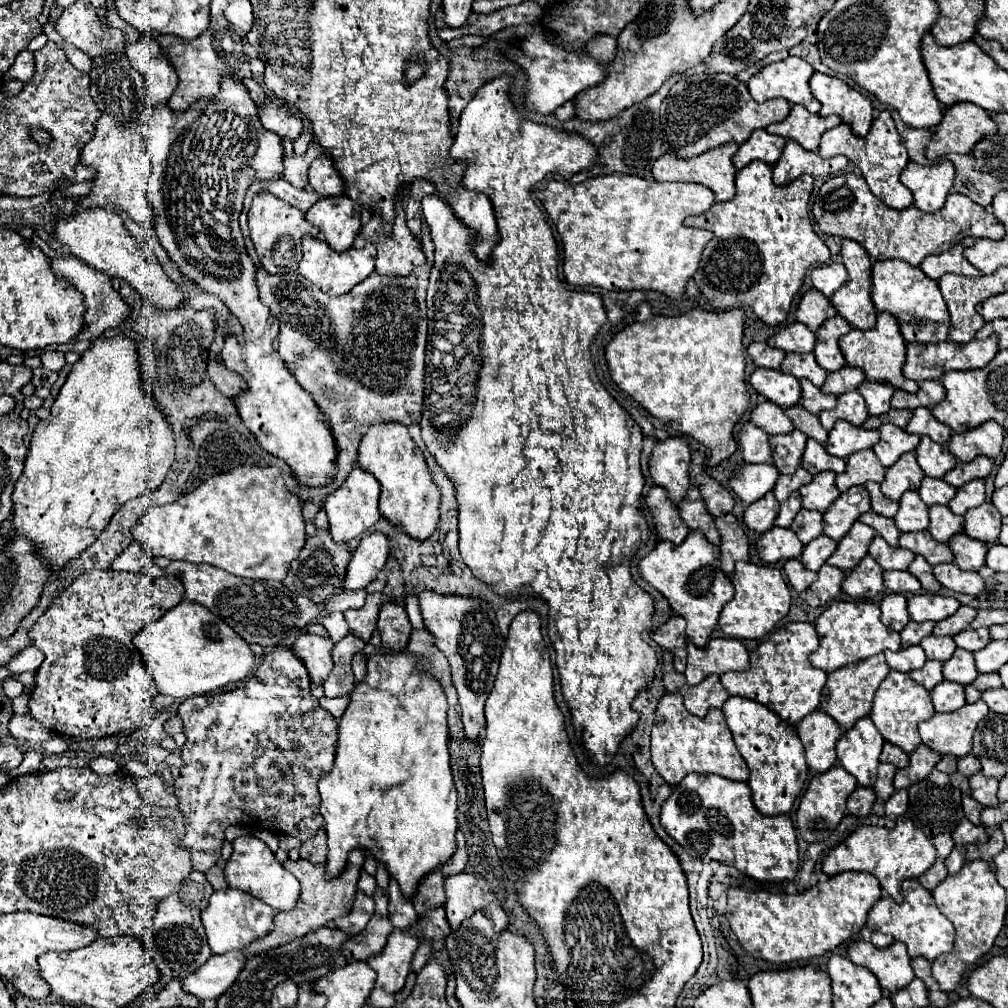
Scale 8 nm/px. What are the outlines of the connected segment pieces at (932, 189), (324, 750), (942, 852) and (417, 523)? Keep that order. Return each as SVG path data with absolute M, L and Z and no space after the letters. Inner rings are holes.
M948 160L934 166L920 166L910 162L902 170L900 180L912 192L914 206L918 210L936 212L942 208L954 184L954 166Z
M280 646L266 652L254 676L234 690L210 692L184 700L178 708L178 716L184 722L184 734L188 740L180 750L184 764L180 768L180 778L174 782L174 796L184 814L186 834L182 844L192 854L194 870L206 872L218 862L224 844L224 830L232 824L290 834L302 842L312 838L324 826L324 818L318 810L318 780L332 770L338 722L328 710L320 708L318 700L312 696L304 662L292 648Z
M938 834L938 836L934 838L934 846L936 846L936 850L938 850L938 858L944 860L944 858L948 858L948 854L952 852L954 840L950 838L950 834Z
M392 422L368 428L358 448L358 466L370 472L380 482L378 508L382 516L410 538L418 542L428 540L438 524L440 494L434 480L430 478L424 456L408 436L408 430L402 424Z

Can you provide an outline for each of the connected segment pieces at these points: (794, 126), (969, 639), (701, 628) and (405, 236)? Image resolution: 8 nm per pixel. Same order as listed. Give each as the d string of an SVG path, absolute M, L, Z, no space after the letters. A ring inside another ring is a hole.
M792 106L788 118L782 122L770 124L766 128L766 132L782 136L786 140L796 140L804 150L816 152L818 144L820 144L820 136L826 130L838 126L840 122L842 120L838 116L822 118L818 114L810 114L804 106Z
M966 628L954 636L954 642L958 648L964 648L968 652L976 652L990 642L990 634L988 634L988 628L980 628L980 630Z
M688 532L686 540L680 546L658 542L656 548L638 562L640 576L668 600L670 608L676 614L686 620L686 636L698 648L704 648L704 644L710 640L724 604L730 602L734 596L734 586L728 576L720 572L718 560L718 546L708 544L708 540L700 536L700 532Z
M402 202L396 206L396 220L392 228L392 236L384 236L380 228L380 216L372 214L372 220L362 226L360 234L354 240L354 248L362 248L362 242L372 242L378 250L376 272L382 276L408 276L414 266L424 264L422 244L416 242L406 226L406 216Z

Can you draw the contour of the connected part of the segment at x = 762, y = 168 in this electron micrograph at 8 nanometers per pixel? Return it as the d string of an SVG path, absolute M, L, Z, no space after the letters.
M752 162L738 170L736 174L736 196L728 202L716 202L712 208L700 216L690 216L684 220L686 226L696 226L714 232L714 238L706 244L700 268L692 276L698 290L706 296L708 304L714 310L726 310L736 304L752 308L752 312L768 326L778 326L786 320L790 304L798 294L806 270L810 266L828 264L830 250L822 238L814 232L812 220L808 214L808 200L812 194L812 176L800 176L792 184L778 188L772 182L772 168L764 162Z

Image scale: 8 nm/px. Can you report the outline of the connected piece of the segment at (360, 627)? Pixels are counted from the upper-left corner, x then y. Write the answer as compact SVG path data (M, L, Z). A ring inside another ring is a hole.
M380 592L368 594L366 604L358 610L346 610L344 618L350 626L350 632L364 642L372 638L372 632L376 630L376 620L378 620L378 610L380 610Z

